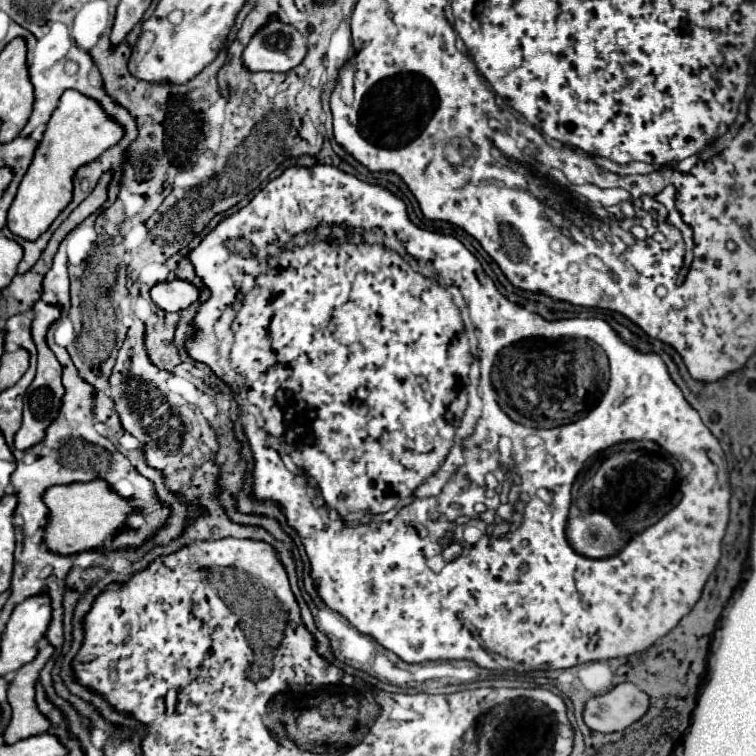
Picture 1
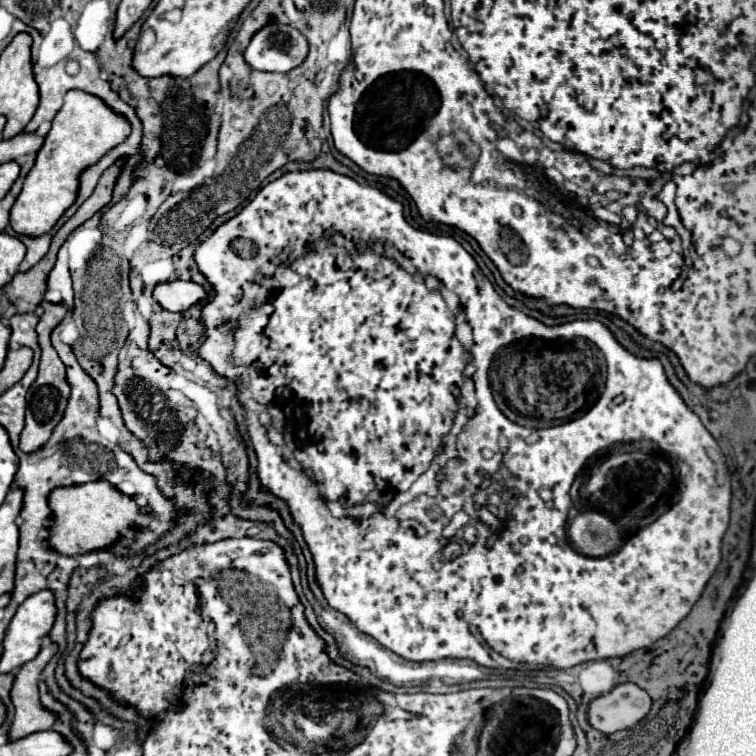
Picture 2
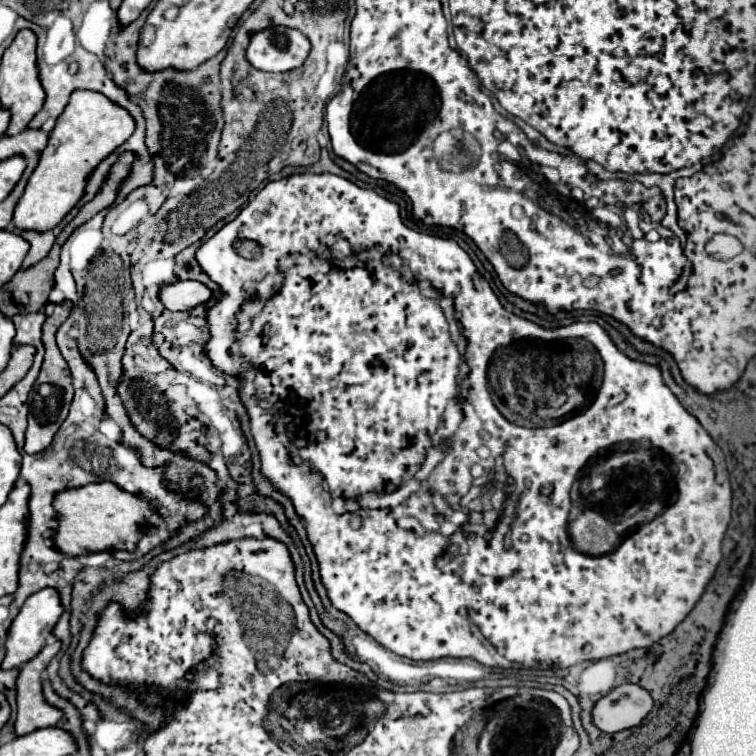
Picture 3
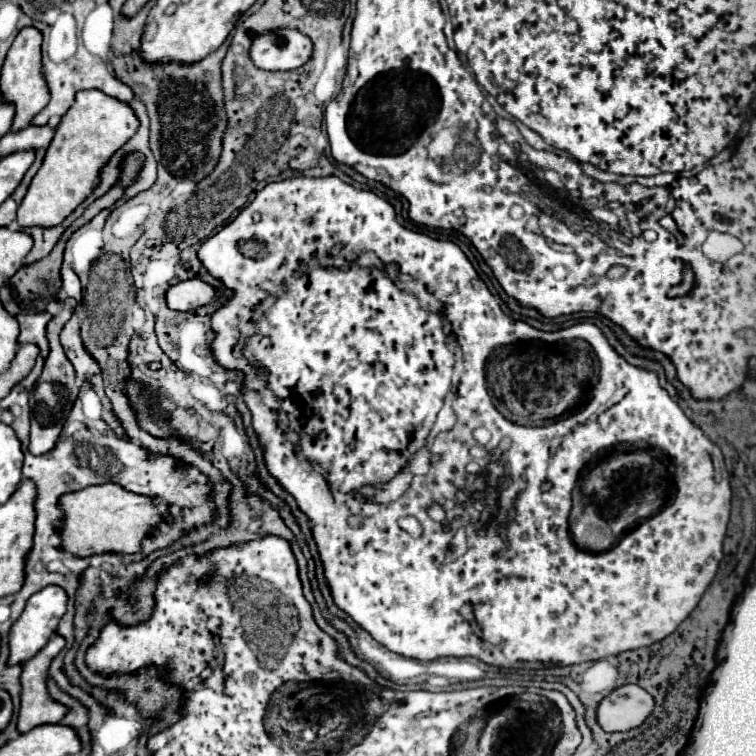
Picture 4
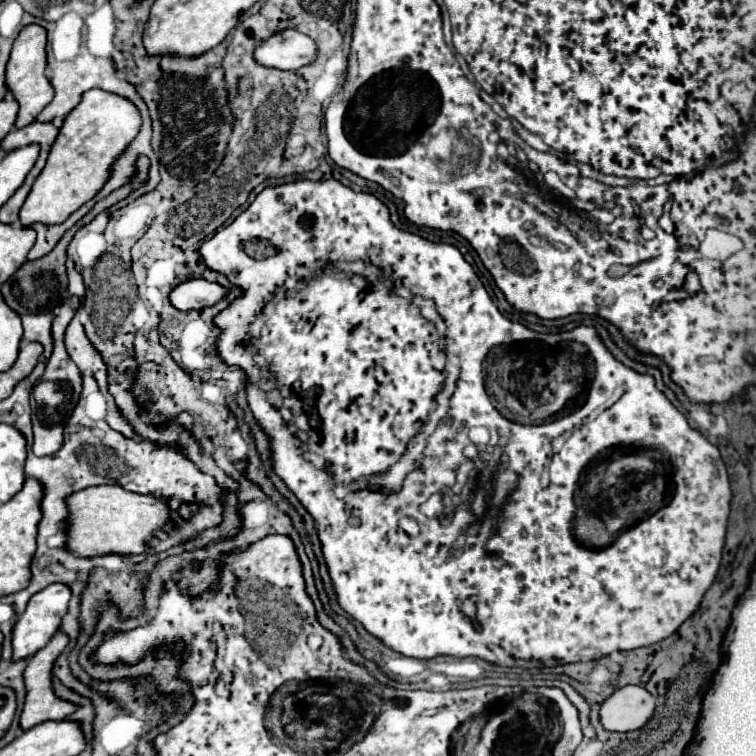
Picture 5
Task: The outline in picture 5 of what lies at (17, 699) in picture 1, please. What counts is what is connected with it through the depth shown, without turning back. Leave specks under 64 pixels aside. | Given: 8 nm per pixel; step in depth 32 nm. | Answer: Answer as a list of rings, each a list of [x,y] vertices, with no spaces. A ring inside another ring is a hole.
[[[58,630],[58,632],[52,636],[52,640],[50,640],[40,652],[36,652],[36,656],[32,656],[32,658],[28,660],[28,666],[26,666],[26,670],[24,670],[26,702],[24,702],[24,708],[22,708],[22,714],[20,714],[20,728],[22,728],[22,730],[30,730],[32,726],[42,724],[42,722],[48,722],[48,720],[62,720],[62,718],[66,718],[68,714],[72,714],[72,712],[76,710],[74,704],[56,698],[54,692],[52,692],[52,686],[50,686],[52,664],[54,664],[54,660],[58,658],[58,654],[66,648],[66,644],[68,644],[68,636]]]

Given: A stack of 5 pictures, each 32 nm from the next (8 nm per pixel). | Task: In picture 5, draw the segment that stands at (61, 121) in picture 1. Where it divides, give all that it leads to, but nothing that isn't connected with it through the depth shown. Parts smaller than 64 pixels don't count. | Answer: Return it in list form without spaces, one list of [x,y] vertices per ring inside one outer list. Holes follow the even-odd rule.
[[[104,90],[84,92],[80,102],[66,114],[64,124],[60,126],[60,132],[50,148],[46,166],[34,180],[32,190],[20,208],[20,224],[62,224],[84,202],[94,198],[94,194],[108,180],[112,162],[134,140],[140,126],[140,114],[130,100],[112,96]]]

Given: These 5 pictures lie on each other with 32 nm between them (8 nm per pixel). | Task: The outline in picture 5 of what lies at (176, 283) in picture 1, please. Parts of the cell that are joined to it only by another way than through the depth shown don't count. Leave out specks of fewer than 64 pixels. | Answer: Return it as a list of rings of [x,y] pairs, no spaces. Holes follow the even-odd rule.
[[[186,280],[170,292],[170,304],[178,310],[198,310],[216,304],[226,296],[226,288],[208,280]]]

